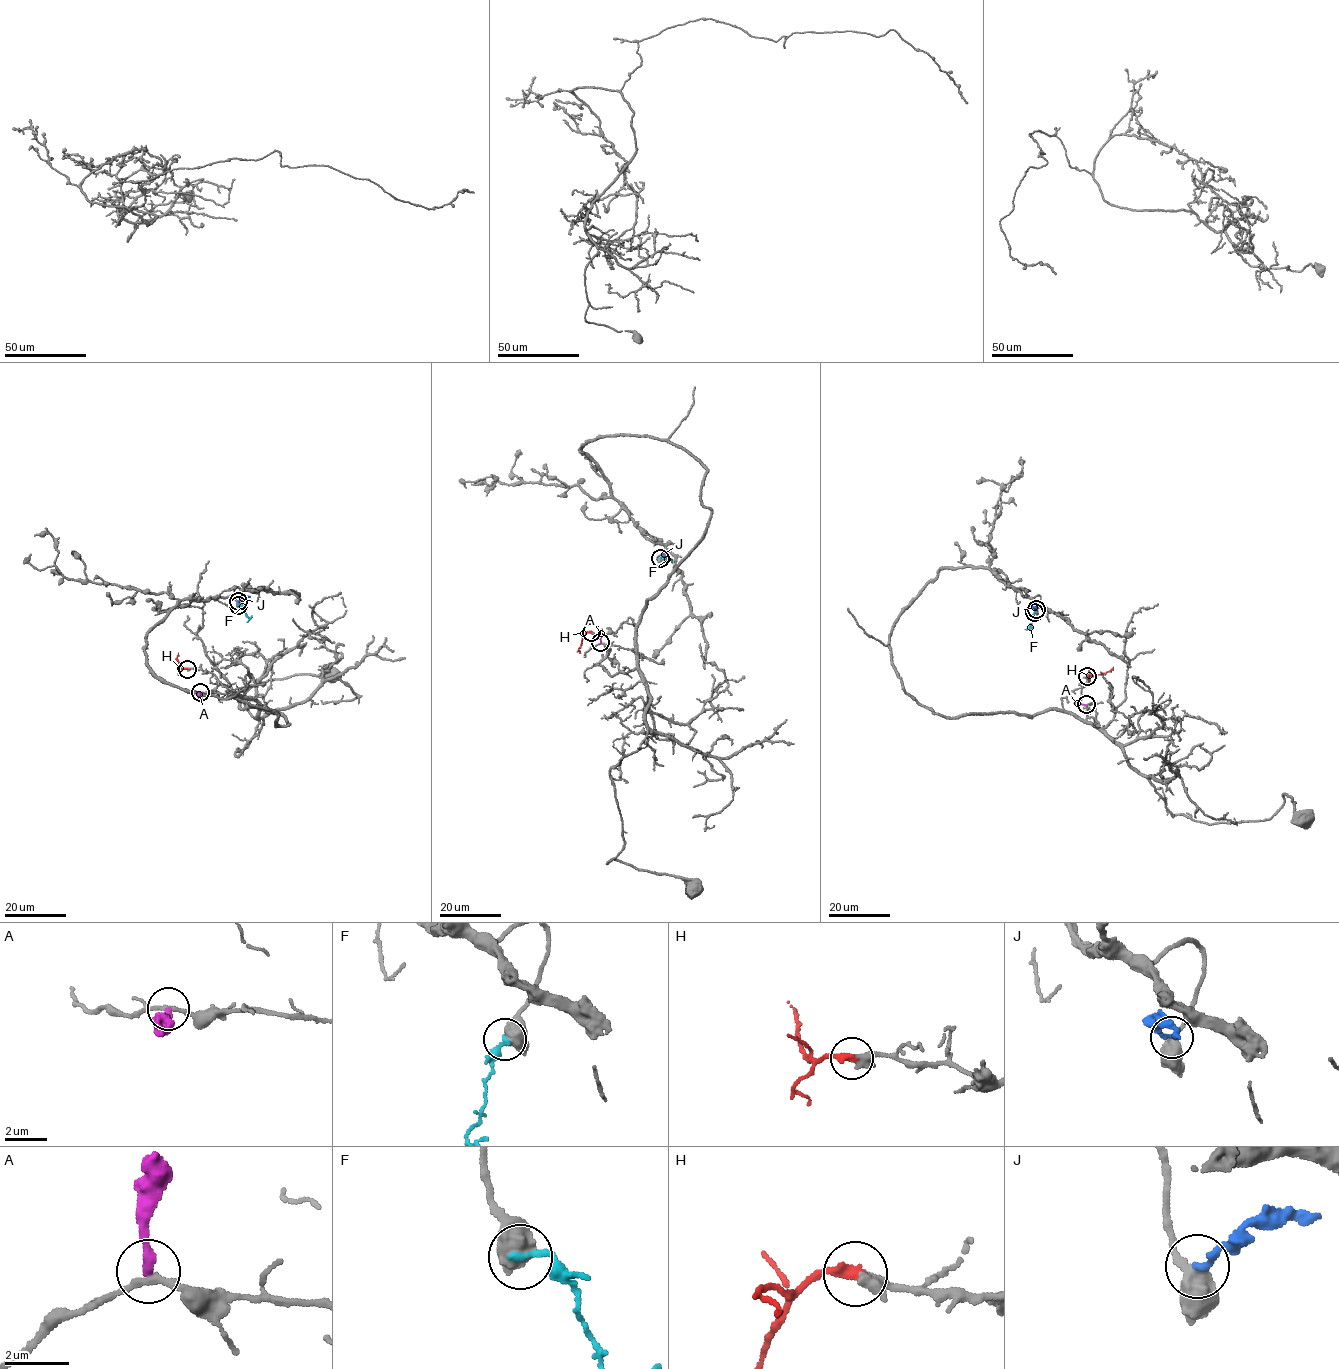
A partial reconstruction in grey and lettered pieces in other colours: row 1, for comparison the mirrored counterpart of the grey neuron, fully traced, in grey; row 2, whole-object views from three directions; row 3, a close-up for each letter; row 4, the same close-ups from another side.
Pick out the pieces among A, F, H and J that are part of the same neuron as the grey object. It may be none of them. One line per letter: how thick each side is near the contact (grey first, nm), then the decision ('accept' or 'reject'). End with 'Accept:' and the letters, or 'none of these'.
A: calibres 200 and 240 nm; reject
F: calibres 600 and 200 nm; reject
H: calibres 280 and 360 nm; accept
J: calibres 480 and 190 nm; reject
Accept: H

